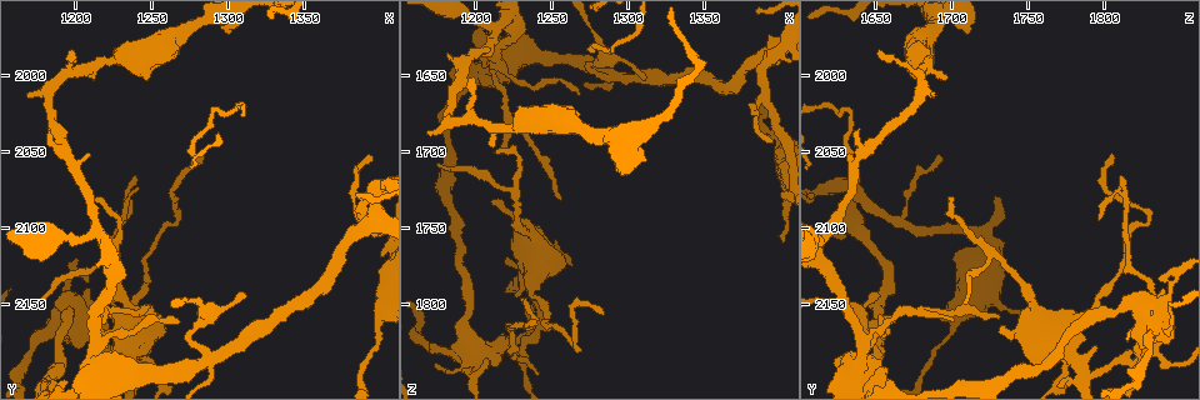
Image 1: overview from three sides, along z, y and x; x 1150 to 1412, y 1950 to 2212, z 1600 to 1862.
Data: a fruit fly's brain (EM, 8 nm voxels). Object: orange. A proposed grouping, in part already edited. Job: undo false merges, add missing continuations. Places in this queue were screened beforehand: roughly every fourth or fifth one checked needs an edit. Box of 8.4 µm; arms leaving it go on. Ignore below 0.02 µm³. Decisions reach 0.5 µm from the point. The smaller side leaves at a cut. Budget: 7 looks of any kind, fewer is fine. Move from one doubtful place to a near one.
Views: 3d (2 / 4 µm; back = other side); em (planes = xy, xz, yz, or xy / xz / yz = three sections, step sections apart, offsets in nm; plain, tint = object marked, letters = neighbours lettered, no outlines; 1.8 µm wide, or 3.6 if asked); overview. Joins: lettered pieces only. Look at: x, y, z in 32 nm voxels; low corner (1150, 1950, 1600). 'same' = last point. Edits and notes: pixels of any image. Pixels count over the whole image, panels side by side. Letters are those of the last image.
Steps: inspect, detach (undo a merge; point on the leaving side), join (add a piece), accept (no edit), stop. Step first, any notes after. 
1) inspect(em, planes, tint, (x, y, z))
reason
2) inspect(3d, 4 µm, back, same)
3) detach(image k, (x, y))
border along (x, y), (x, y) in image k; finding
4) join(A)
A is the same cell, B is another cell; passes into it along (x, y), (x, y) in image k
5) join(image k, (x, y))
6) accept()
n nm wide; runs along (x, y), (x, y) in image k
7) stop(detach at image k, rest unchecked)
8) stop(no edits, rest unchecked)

inspect(em, planes, letters, (1212, 2162, 1700))
thin end

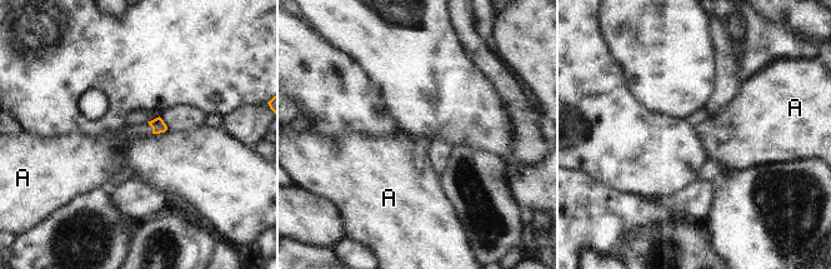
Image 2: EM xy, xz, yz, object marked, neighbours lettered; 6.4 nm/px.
accept()
90 nm wide; A touches over 90 nm; A is another cell; no lettered piece goes on from it

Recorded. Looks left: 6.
inspect(em, planes, letters, (1288, 2184, 1650))
sharp bend

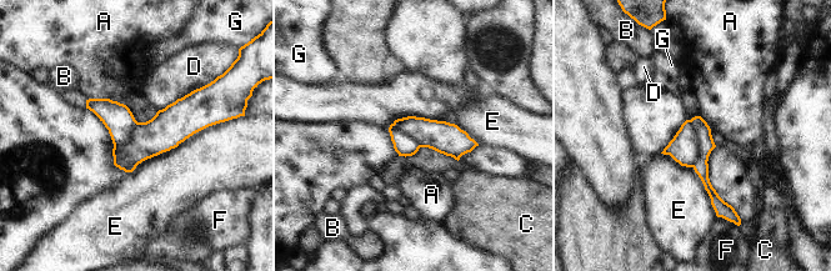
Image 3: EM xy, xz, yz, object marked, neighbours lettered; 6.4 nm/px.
detach(image 3, (684, 147))
220 nm wide; A, B, C, D, E, F and G are other cells; border along (689, 120), (699, 145), (692, 166) in image 3; a second cell is stuck on

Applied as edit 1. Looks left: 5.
inspect(3d, 2 µm, (1184, 2036, 1638))
free end

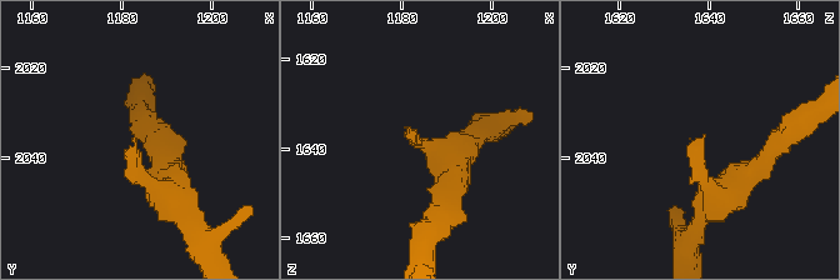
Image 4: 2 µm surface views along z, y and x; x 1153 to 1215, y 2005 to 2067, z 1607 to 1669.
inspect(em, xz, step 4, letters, (1183, 2036, 1637))
now the EM

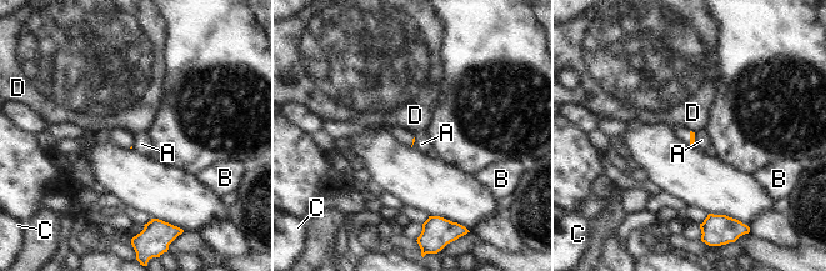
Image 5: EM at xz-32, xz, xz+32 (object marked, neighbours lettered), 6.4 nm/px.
inspect(em, planes, letters, same)
cut it another way

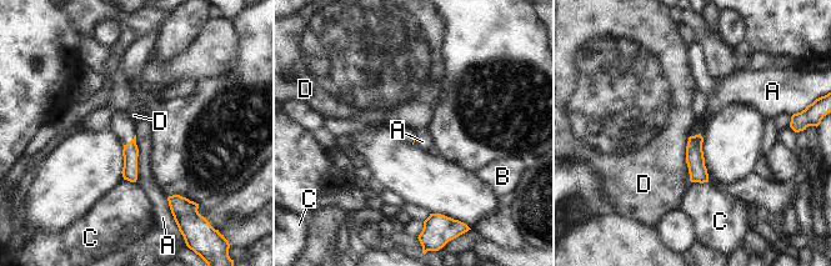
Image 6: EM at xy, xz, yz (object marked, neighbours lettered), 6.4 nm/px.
accept()
A touches over 320 nm; A, B, C and D are other cells; no lettered piece goes on from it

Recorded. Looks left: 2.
stop(detach at image 3, rest unchecked)

